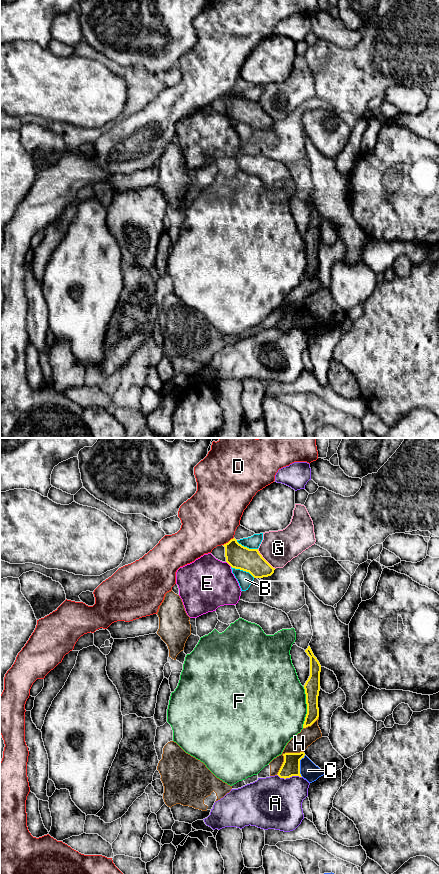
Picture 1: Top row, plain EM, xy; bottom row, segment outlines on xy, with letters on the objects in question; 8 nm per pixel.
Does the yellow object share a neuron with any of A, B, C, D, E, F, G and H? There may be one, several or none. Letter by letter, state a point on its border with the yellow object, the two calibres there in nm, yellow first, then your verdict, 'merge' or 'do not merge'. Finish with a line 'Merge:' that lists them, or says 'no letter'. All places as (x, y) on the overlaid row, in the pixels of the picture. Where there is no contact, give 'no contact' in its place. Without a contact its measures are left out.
A: contact xy (289, 777); calibres 140 and 420 nm; do not merge
B: contact xy (243, 570); calibres 190 and 120 nm; do not merge
C: contact xy (299, 766); calibres 140 and 140 nm; do not merge
D: contact xy (229, 541); calibres 190 and 460 nm; do not merge
E: contact xy (229, 564); calibres 190 and 420 nm; do not merge
F: contact xy (307, 707); calibres 130 and 480 nm; do not merge
G: contact xy (264, 559); calibres 190 and 280 nm; do not merge
H: contact xy (283, 755); calibres 140 and 140 nm; do not merge
Merge: no letter

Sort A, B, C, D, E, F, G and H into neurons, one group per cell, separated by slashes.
A / B / C / D / E / F / G / H

